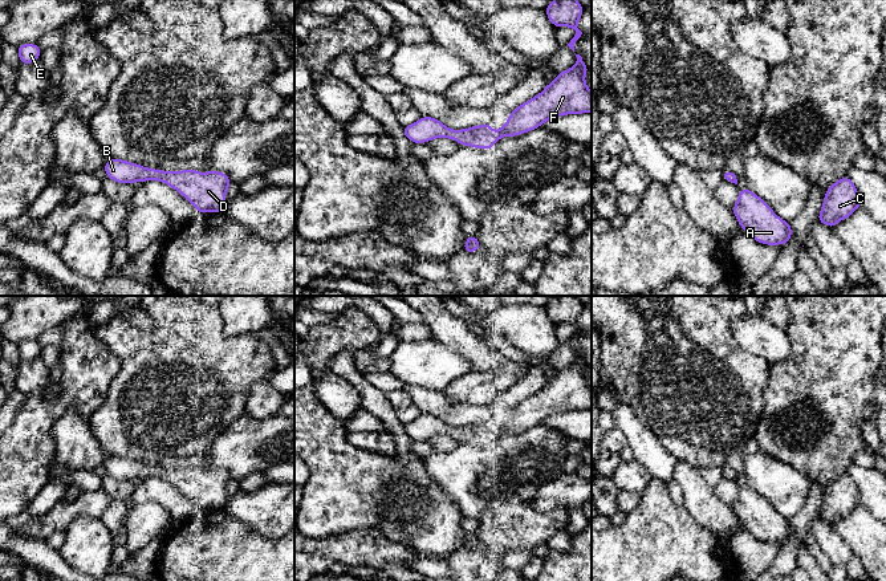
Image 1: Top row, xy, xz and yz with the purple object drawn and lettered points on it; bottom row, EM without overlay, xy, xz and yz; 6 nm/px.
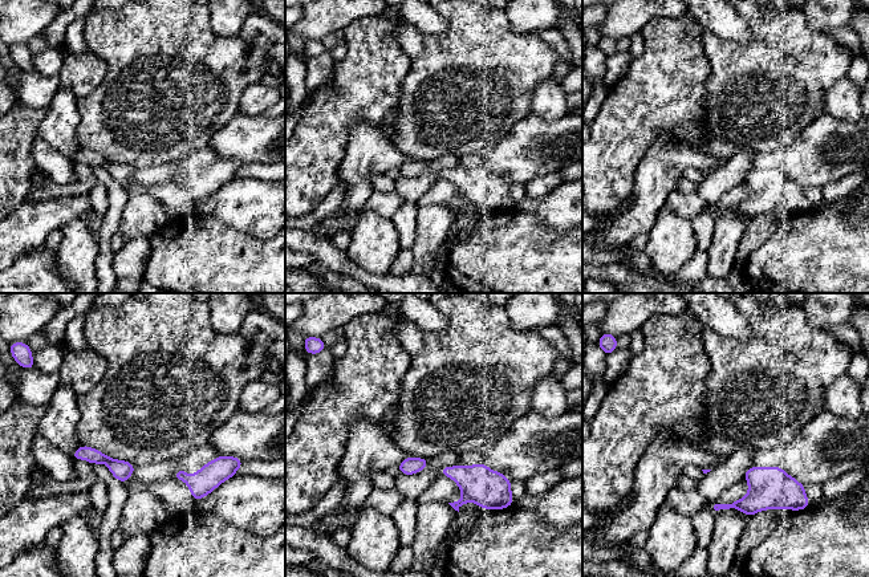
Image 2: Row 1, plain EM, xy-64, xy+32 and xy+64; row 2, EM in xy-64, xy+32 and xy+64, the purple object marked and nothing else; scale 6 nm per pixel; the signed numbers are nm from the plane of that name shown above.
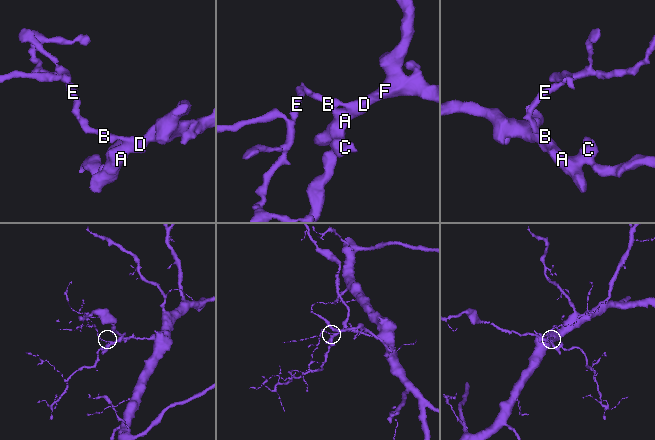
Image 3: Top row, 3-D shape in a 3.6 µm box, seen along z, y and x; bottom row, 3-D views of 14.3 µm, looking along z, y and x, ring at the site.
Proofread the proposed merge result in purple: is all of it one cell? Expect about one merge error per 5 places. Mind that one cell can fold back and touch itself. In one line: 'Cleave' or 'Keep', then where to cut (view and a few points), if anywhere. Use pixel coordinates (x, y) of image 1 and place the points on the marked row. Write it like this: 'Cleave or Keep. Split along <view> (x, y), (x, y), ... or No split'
Keep. No split

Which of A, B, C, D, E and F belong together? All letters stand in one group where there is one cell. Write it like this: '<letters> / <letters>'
A B C D E F

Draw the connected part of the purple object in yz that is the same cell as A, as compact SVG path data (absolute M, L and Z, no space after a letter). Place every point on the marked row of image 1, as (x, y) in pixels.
M747 187L739 190L739 199L732 211L740 227L761 244L784 247L792 237L791 223L779 218L760 196Z

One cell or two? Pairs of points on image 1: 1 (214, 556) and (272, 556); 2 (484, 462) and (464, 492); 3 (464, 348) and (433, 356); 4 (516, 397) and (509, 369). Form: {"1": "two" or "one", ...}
{"1": "one", "2": "one", "3": "two", "4": "two"}

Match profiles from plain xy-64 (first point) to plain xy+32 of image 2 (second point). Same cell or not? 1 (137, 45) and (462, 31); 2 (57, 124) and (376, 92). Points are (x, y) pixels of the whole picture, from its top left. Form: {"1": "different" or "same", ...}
{"1": "same", "2": "different"}

